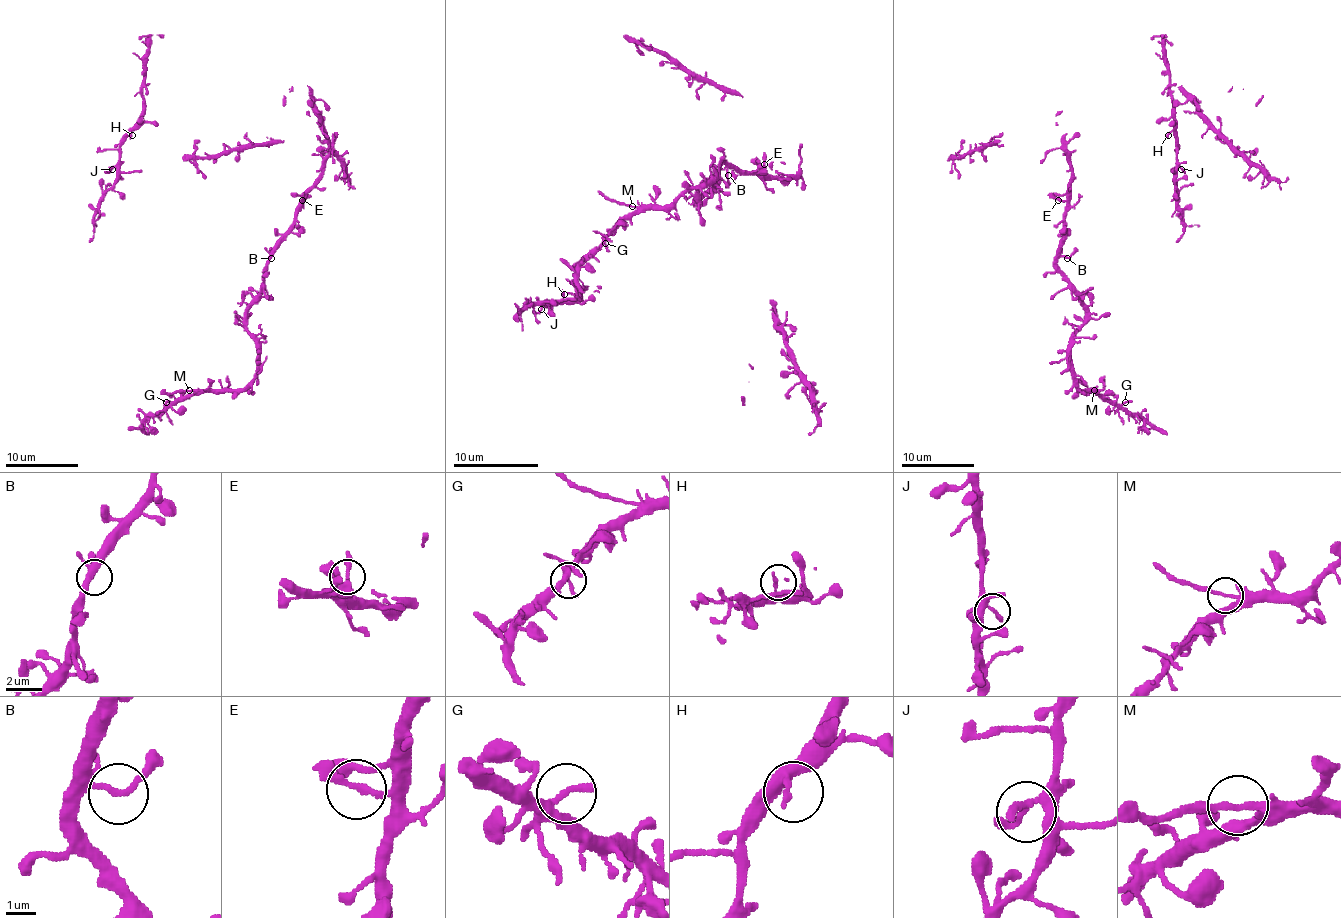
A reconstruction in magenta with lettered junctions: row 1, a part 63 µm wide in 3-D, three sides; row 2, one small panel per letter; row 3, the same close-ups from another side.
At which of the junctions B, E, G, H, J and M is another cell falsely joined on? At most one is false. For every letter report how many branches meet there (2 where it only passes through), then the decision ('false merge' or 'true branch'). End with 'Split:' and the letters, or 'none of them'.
B: 2 branches meet; true branch
E: 2 branches meet; true branch
G: 2 branches meet; true branch
H: 1 branches meet; true branch
J: 3 branches meet; true branch
M: 3 branches meet; false merge
Split: M

